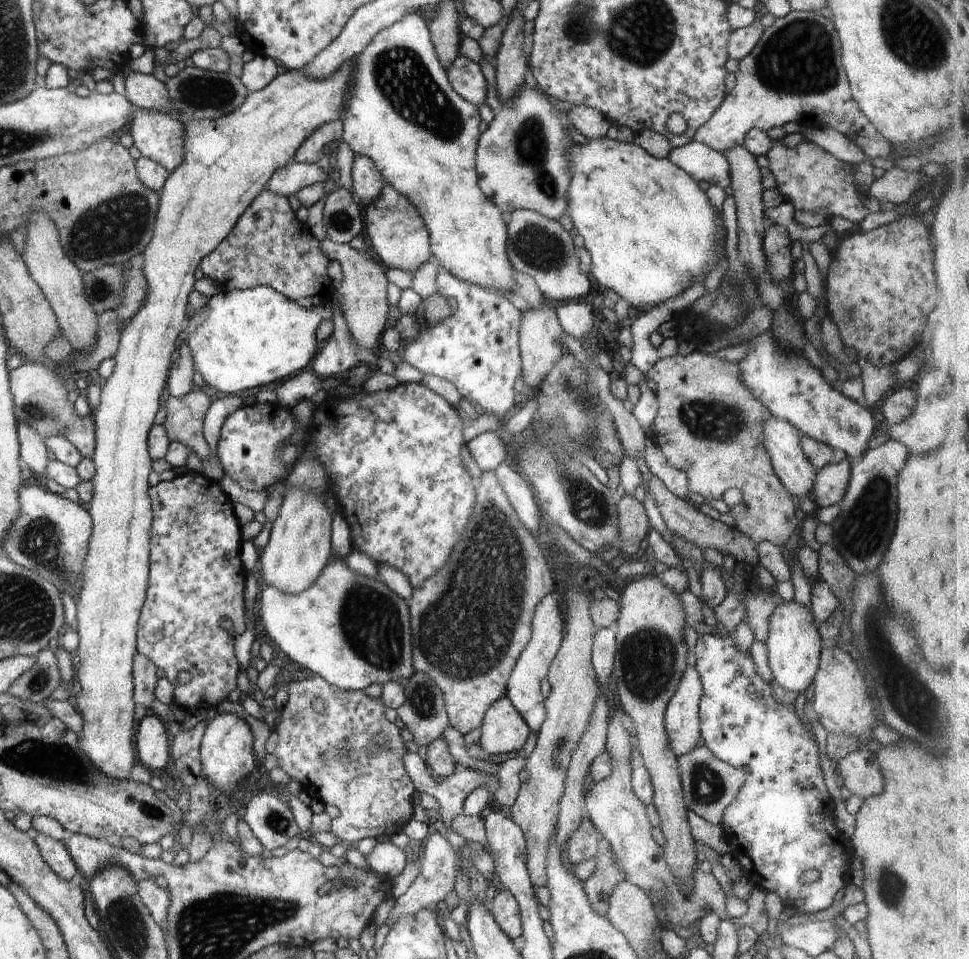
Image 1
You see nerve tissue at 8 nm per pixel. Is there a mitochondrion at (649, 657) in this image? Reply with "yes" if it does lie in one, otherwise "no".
yes

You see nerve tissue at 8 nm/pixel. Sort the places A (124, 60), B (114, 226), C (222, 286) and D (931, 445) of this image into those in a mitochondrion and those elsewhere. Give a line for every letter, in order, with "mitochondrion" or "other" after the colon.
A: other
B: mitochondrion
C: other
D: other

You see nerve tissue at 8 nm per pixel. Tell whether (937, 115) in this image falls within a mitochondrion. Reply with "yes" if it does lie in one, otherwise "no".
no

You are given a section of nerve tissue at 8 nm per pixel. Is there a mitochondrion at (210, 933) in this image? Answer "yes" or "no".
yes

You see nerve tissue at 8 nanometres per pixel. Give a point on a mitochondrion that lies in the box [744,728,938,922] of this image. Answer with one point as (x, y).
(891, 882)

